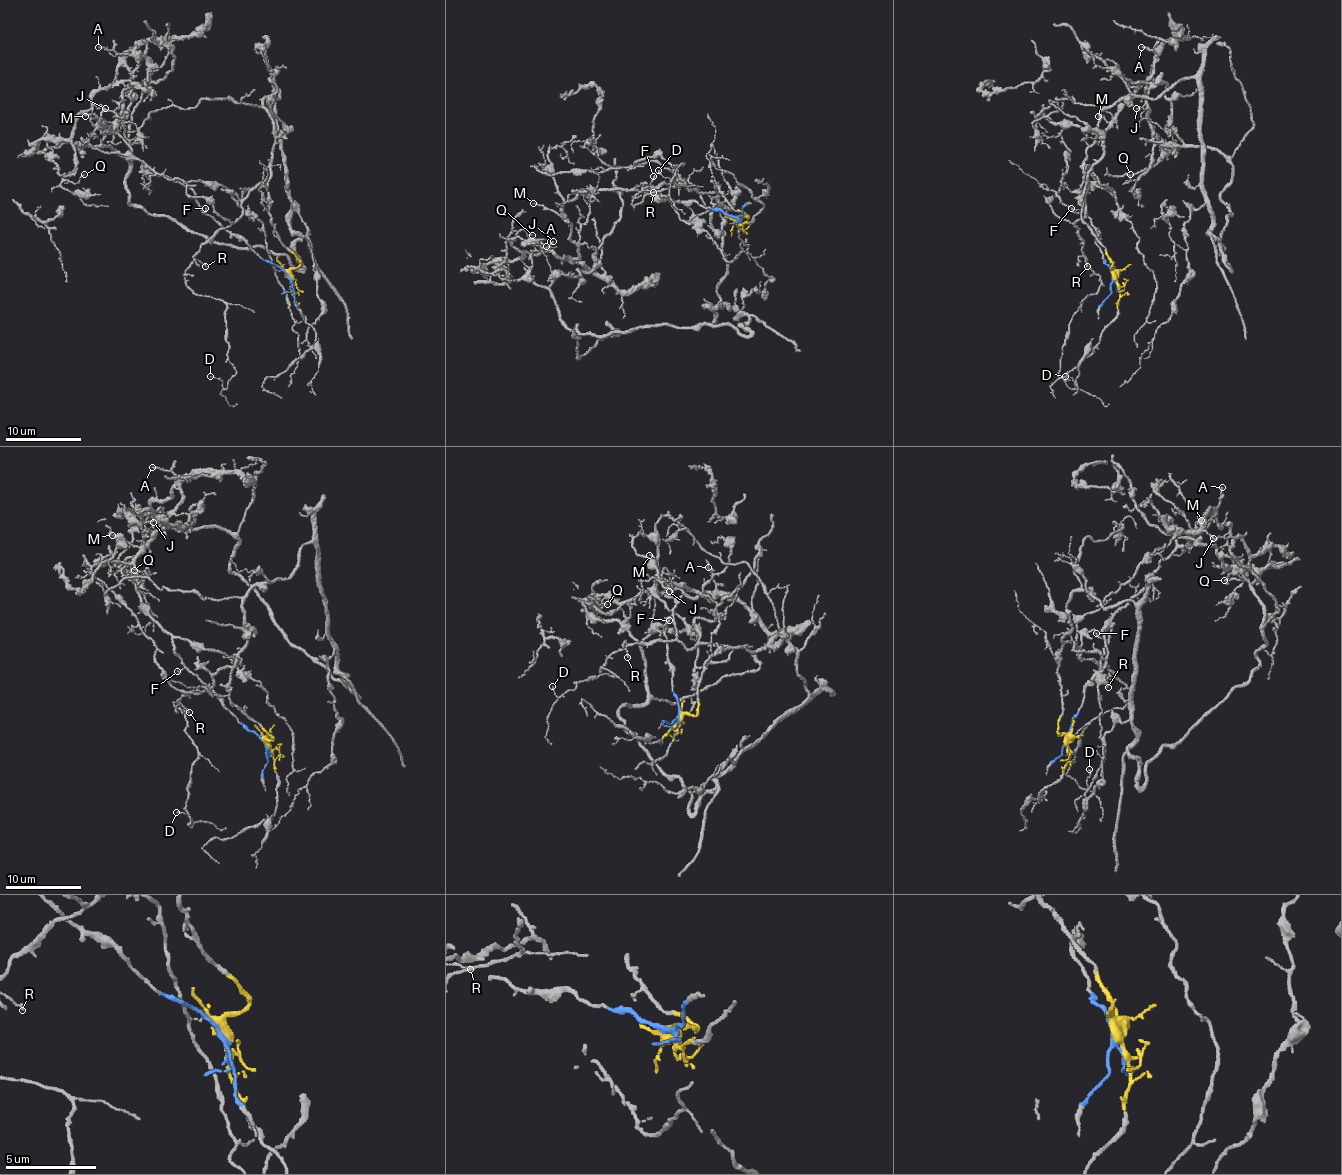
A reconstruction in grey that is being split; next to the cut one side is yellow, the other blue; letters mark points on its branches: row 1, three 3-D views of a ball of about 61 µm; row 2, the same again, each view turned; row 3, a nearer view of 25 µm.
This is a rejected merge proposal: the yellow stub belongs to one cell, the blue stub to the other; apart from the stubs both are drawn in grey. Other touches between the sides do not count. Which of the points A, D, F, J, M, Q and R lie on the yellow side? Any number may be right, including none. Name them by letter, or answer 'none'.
D, R

